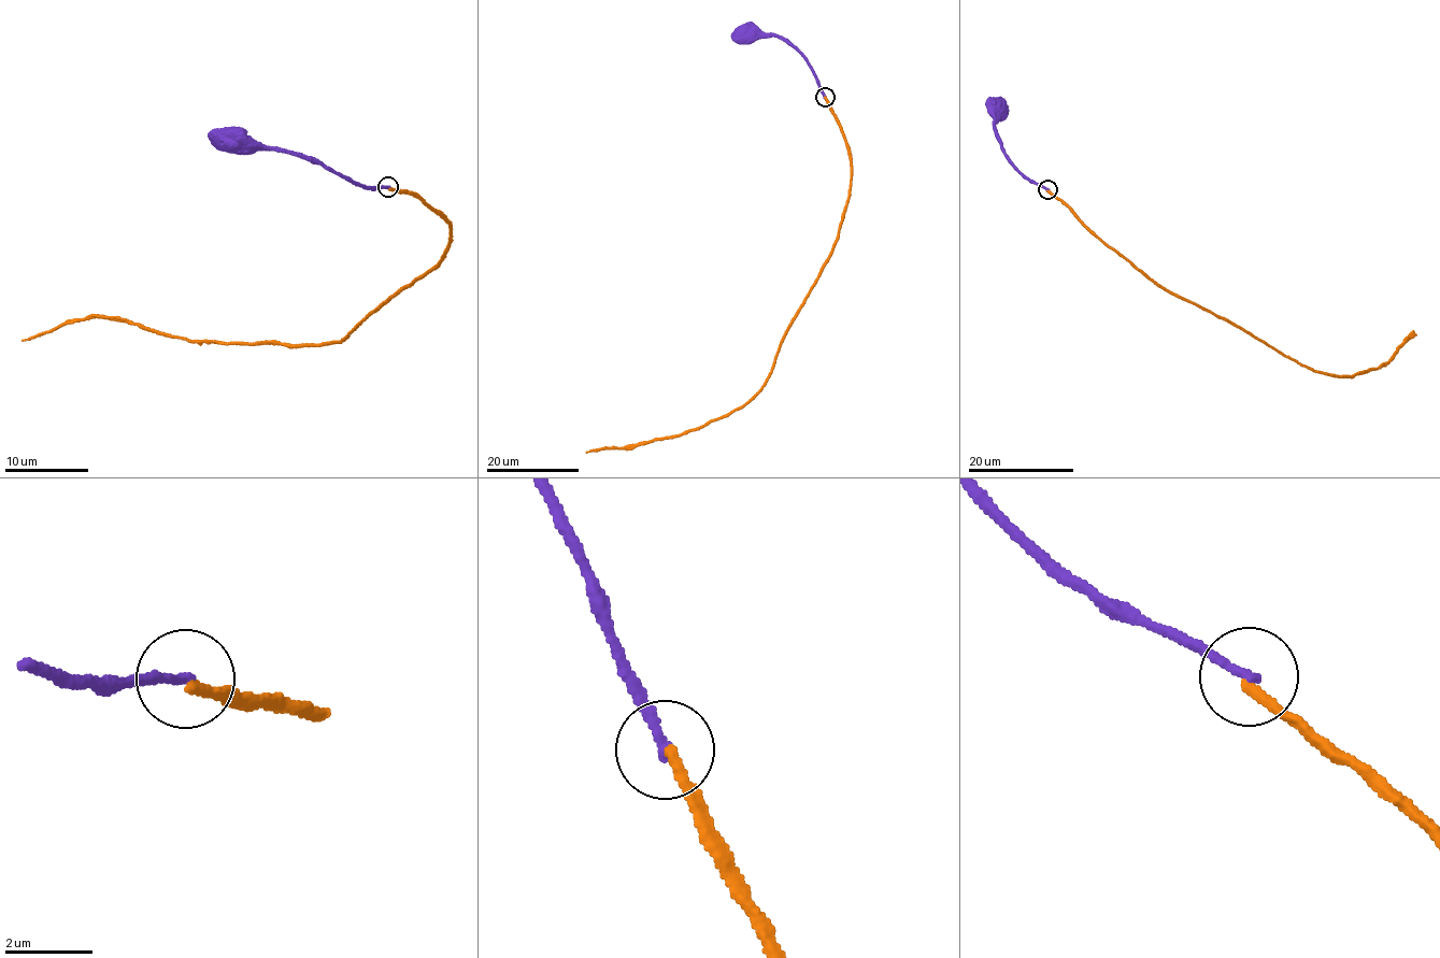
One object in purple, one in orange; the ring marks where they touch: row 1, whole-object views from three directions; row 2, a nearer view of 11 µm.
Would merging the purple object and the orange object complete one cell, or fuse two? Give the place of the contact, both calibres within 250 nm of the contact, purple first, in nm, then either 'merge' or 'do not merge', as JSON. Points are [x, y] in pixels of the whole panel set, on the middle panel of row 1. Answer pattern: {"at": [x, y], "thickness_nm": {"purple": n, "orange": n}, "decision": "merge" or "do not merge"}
{"at": [825, 97], "thickness_nm": {"purple": 240, "orange": 240}, "decision": "do not merge"}

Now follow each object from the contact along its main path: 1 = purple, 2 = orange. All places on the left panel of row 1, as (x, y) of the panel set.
1: (387, 186), (364, 188), (291, 154), (236, 149), (229, 143)
2: (387, 188), (443, 215), (452, 240), (438, 266), (348, 335), (296, 345), (183, 340), (100, 317), (22, 340)

